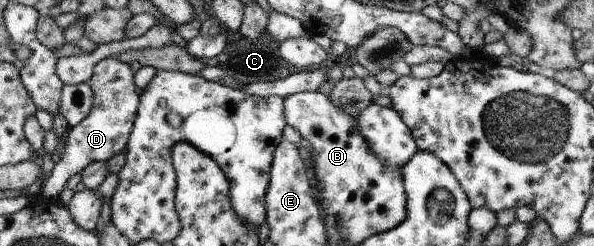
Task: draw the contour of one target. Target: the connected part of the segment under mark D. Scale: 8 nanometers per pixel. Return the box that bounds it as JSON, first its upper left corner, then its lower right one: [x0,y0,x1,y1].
[42,59,141,200]

